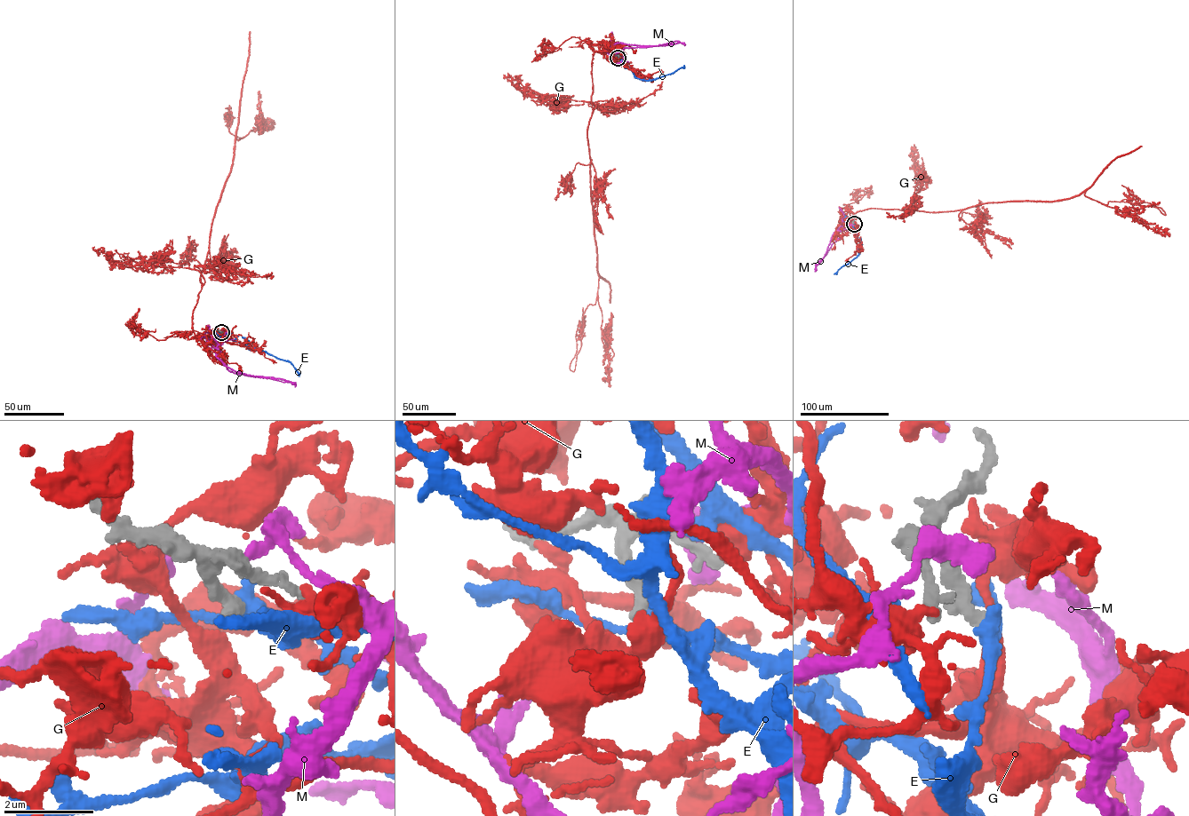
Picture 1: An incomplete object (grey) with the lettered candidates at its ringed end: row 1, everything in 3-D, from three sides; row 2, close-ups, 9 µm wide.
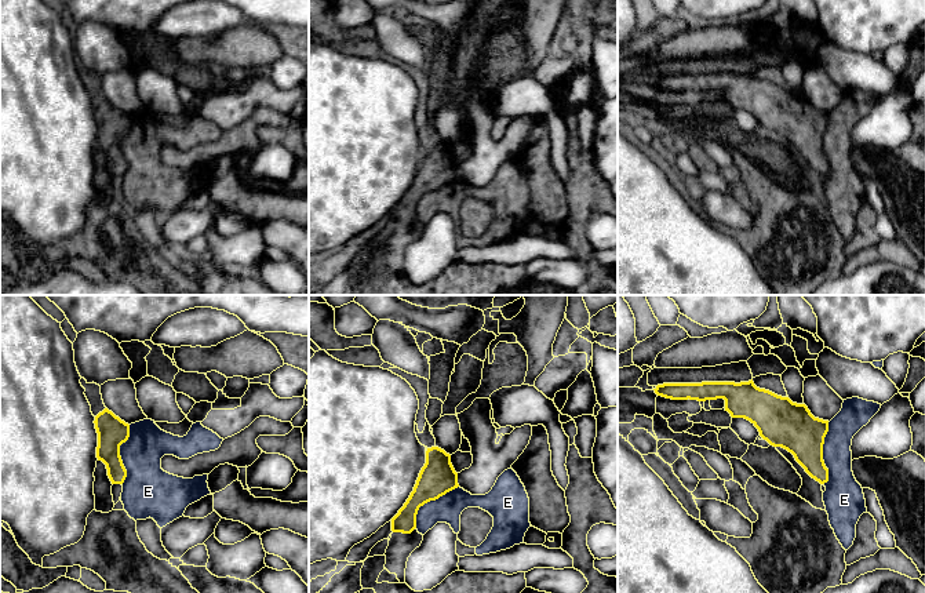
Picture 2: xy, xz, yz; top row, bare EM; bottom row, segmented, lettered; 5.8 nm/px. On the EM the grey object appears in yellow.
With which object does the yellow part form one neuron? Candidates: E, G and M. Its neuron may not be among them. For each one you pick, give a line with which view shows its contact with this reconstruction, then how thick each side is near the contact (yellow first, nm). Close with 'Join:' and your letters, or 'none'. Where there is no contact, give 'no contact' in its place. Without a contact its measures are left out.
Join: none

